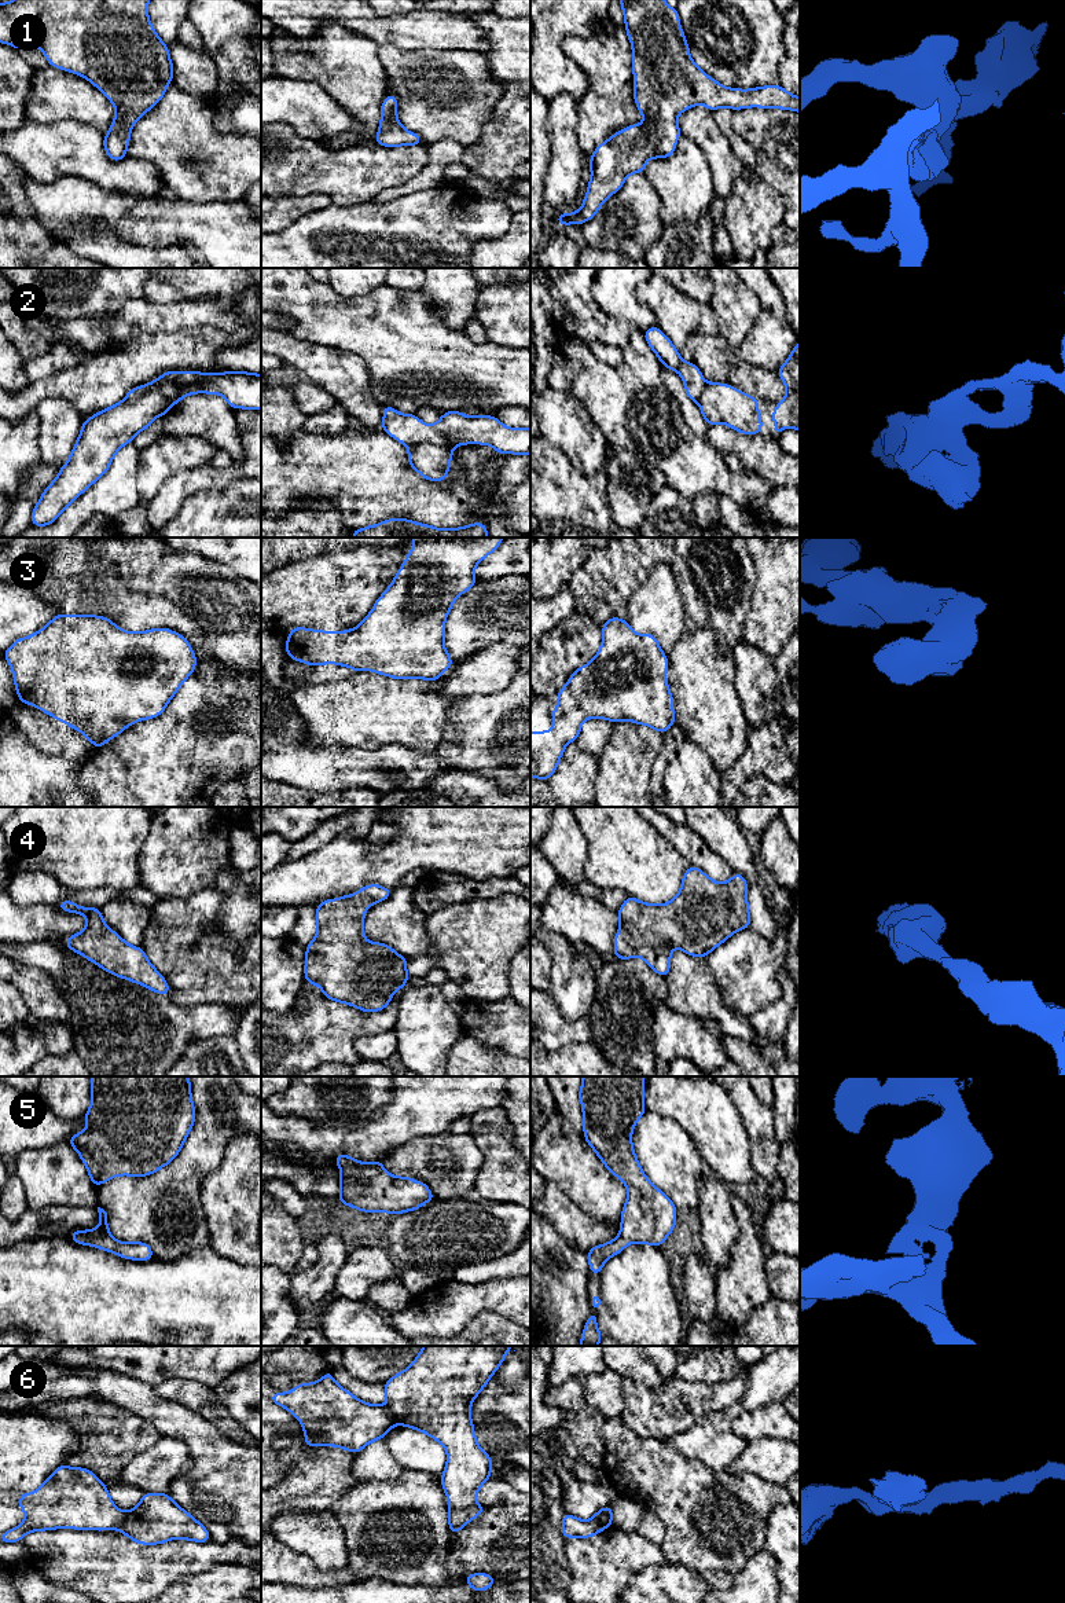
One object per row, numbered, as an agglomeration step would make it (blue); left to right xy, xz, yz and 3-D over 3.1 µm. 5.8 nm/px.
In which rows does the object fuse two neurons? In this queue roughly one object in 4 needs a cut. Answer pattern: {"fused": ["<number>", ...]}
{"fused": ["2", "6"]}

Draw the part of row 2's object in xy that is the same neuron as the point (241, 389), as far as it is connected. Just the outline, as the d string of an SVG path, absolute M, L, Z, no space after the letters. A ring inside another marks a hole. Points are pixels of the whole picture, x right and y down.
M166 371L155 381L131 389L124 400L133 401L157 389L170 400L172 406L192 393L212 393L224 396L232 410L261 410L261 374Z

